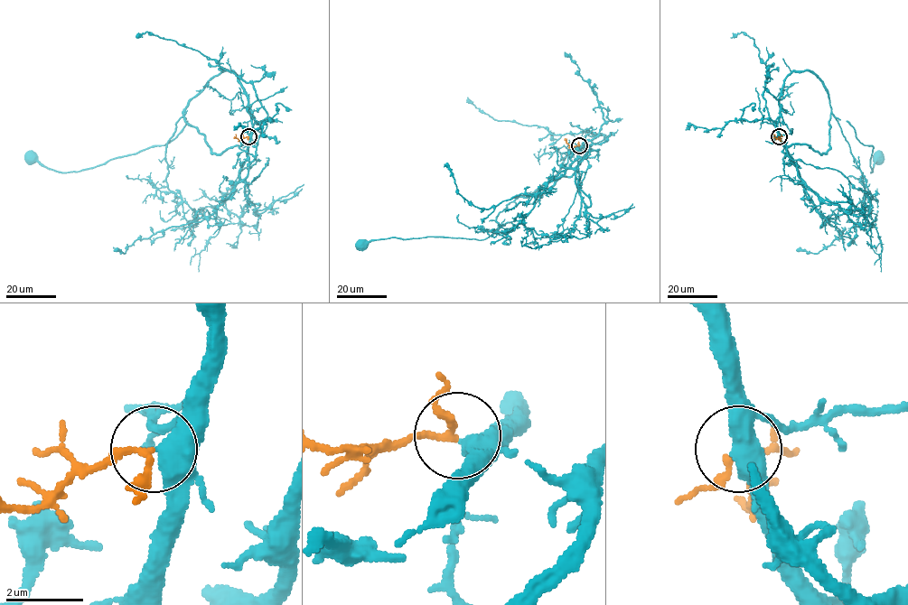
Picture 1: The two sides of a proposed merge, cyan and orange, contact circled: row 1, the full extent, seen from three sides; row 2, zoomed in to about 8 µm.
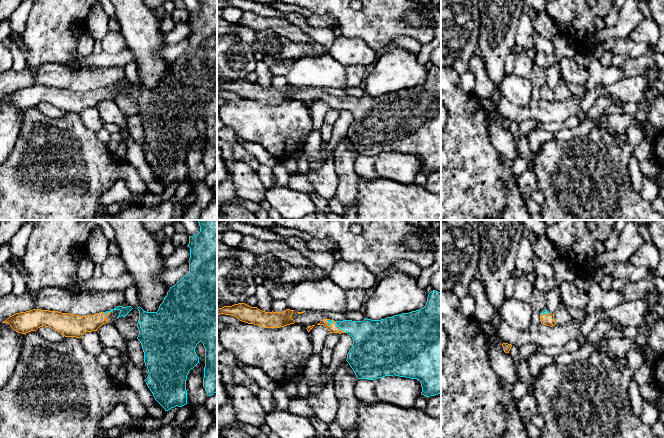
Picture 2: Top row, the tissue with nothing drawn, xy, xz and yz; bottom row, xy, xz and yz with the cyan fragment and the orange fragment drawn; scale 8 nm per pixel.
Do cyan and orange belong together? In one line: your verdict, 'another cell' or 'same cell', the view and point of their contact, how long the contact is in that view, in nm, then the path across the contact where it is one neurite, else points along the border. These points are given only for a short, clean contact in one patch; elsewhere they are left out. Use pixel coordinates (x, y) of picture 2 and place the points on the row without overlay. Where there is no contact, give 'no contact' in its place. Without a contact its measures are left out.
same cell; contact xz (339, 105); length 140 nm; way xz (369, 112), (356, 105), (339, 105), (332, 104)

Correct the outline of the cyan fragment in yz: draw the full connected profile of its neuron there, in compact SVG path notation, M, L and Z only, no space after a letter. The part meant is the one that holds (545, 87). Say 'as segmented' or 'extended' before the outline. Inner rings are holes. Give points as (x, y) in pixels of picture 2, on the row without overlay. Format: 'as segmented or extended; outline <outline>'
extended; outline M547 85L543 86L540 89L540 97L541 97L541 100L544 100L550 103L556 101L554 90L550 89Z

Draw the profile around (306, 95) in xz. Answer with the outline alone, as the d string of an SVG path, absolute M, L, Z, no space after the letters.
M293 87L291 94L295 97L295 100L300 100L305 104L317 101L323 95L328 95L326 89L322 87L309 87L301 90L298 90L297 87Z

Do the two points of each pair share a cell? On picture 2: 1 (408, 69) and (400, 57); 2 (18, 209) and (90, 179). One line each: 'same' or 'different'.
1: same
2: same

